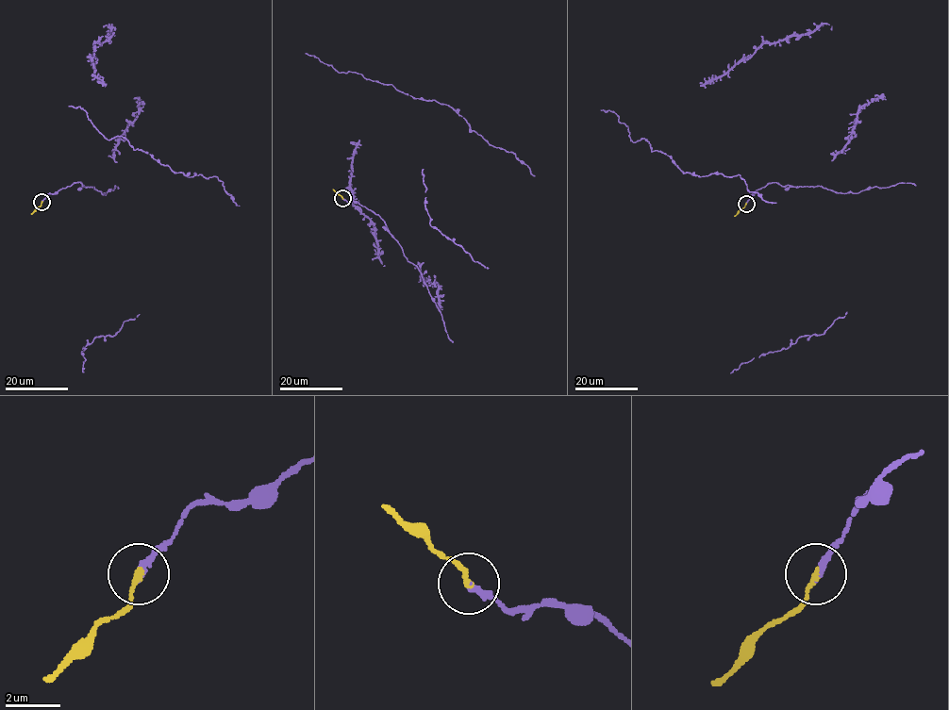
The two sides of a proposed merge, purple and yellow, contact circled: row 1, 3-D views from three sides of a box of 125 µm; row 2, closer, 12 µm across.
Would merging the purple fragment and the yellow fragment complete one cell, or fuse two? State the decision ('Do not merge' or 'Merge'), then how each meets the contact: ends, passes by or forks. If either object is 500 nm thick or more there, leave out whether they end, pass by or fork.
Merge. At the ring purple ends. At the ring yellow ends

